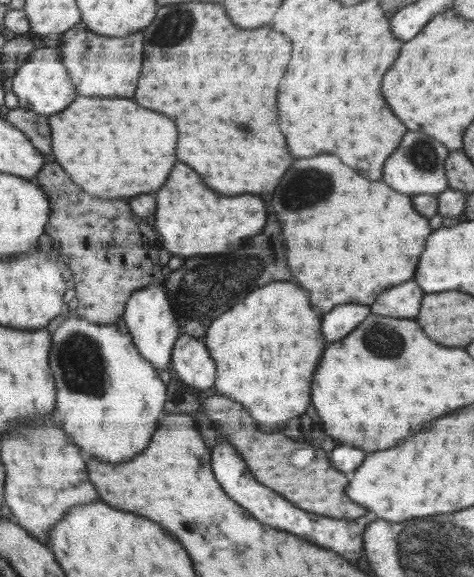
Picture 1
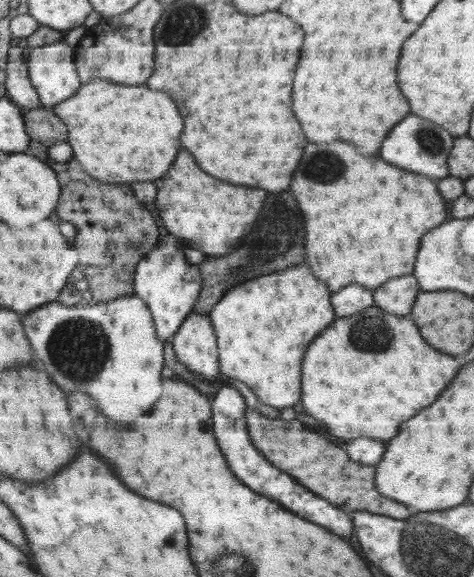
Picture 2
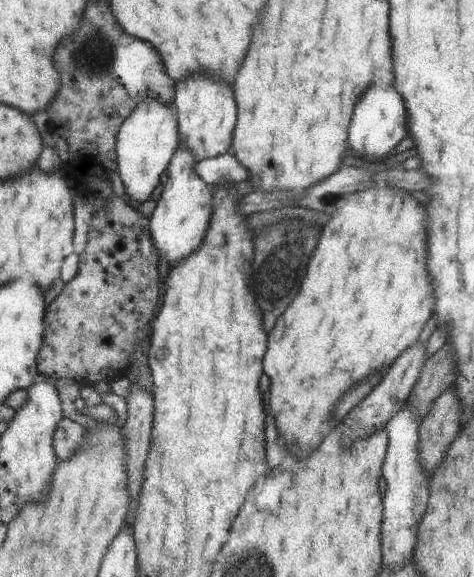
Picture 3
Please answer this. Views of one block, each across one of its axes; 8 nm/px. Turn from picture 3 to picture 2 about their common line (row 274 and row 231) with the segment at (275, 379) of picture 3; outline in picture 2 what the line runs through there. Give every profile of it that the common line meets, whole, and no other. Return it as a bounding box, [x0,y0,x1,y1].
[290,142,446,292]

